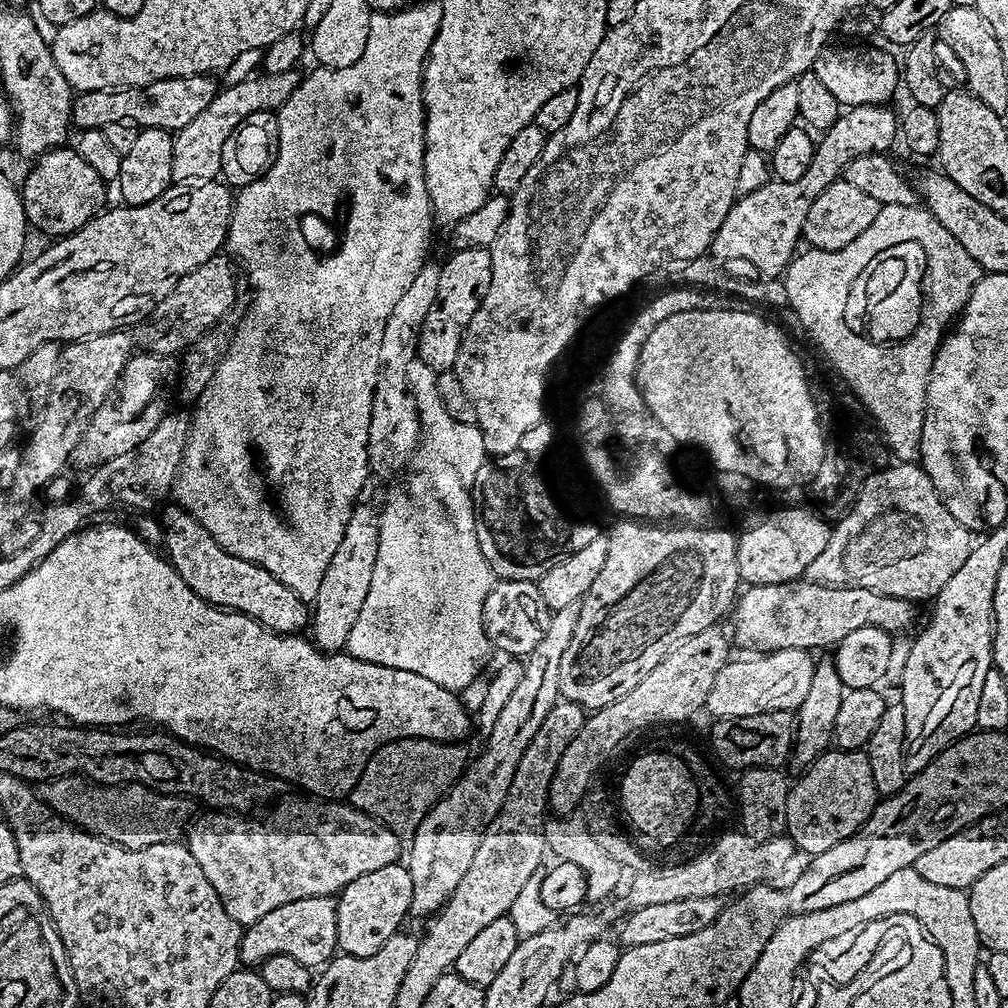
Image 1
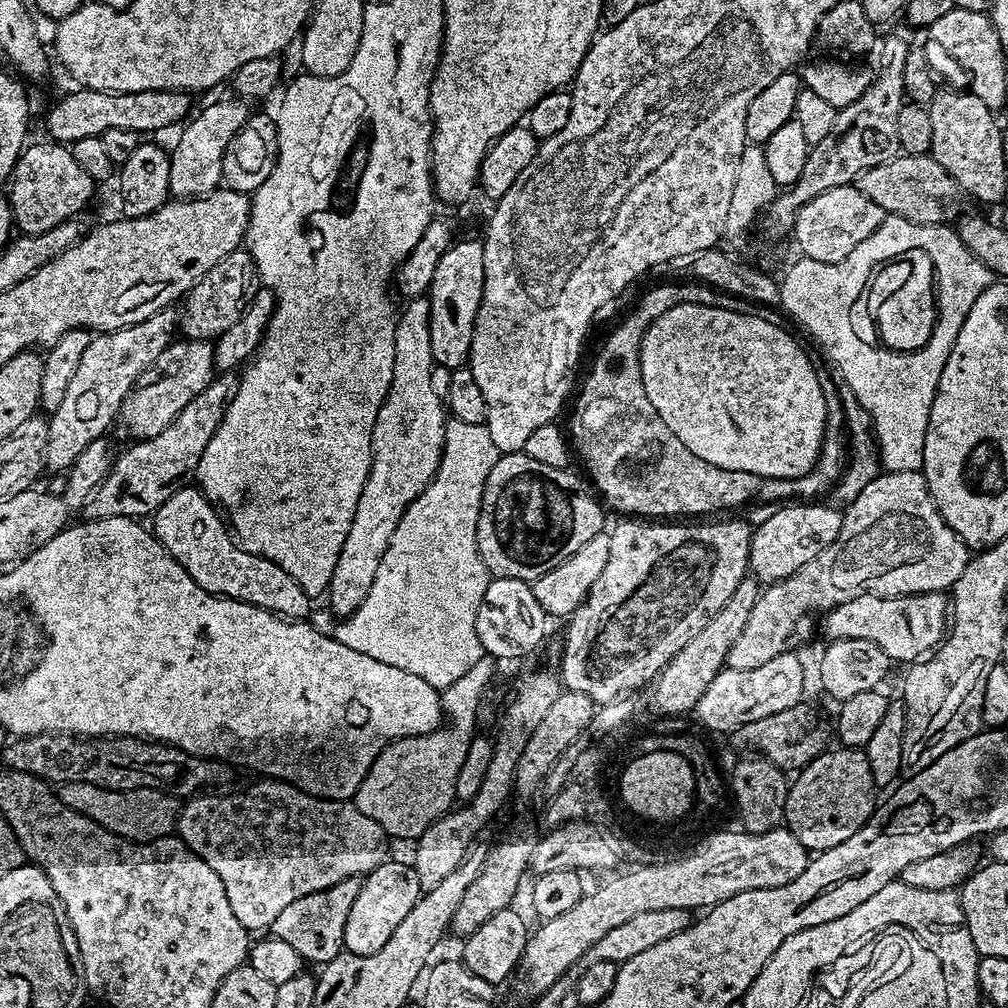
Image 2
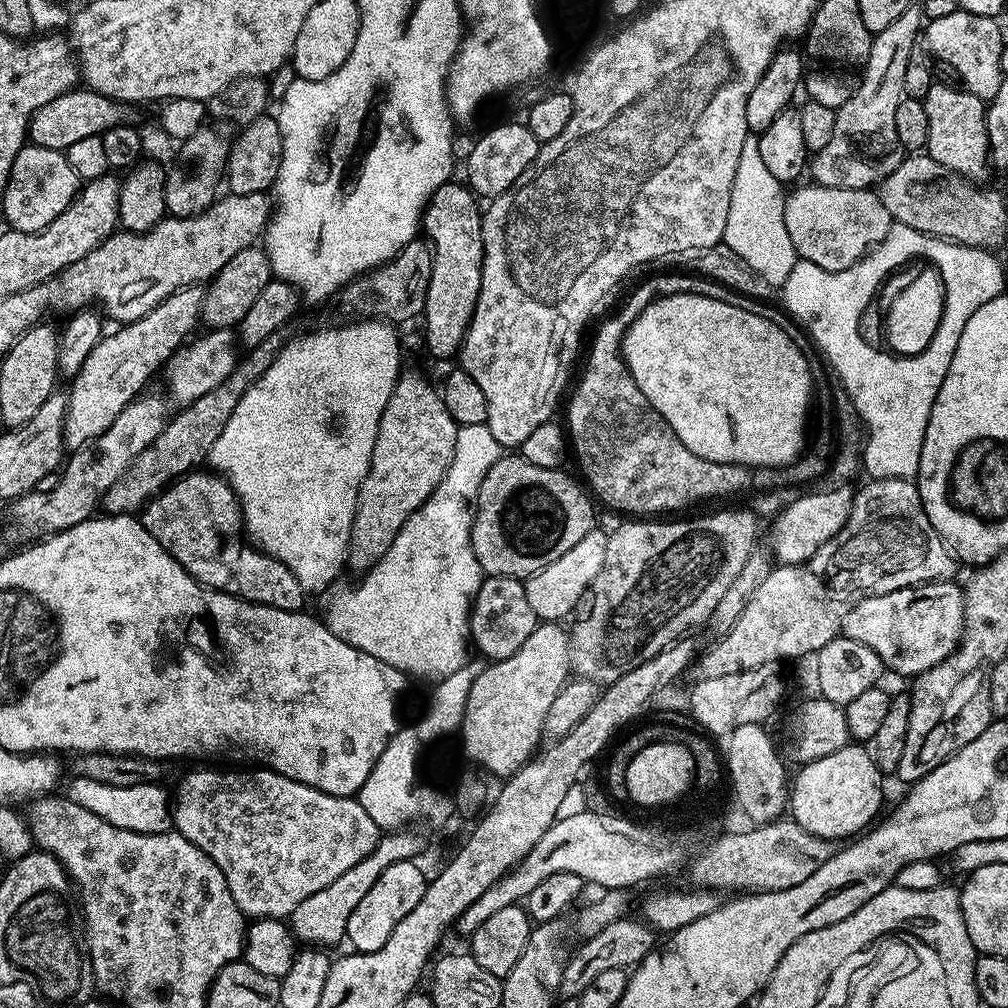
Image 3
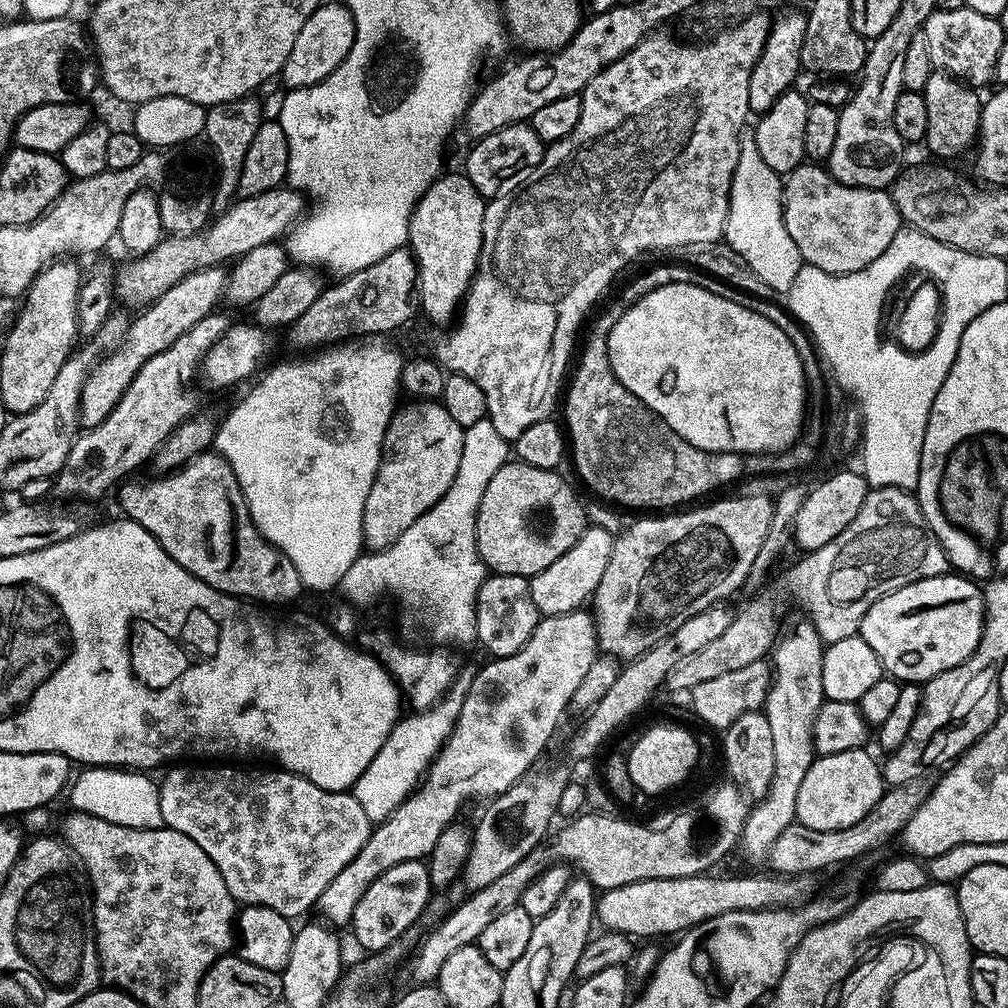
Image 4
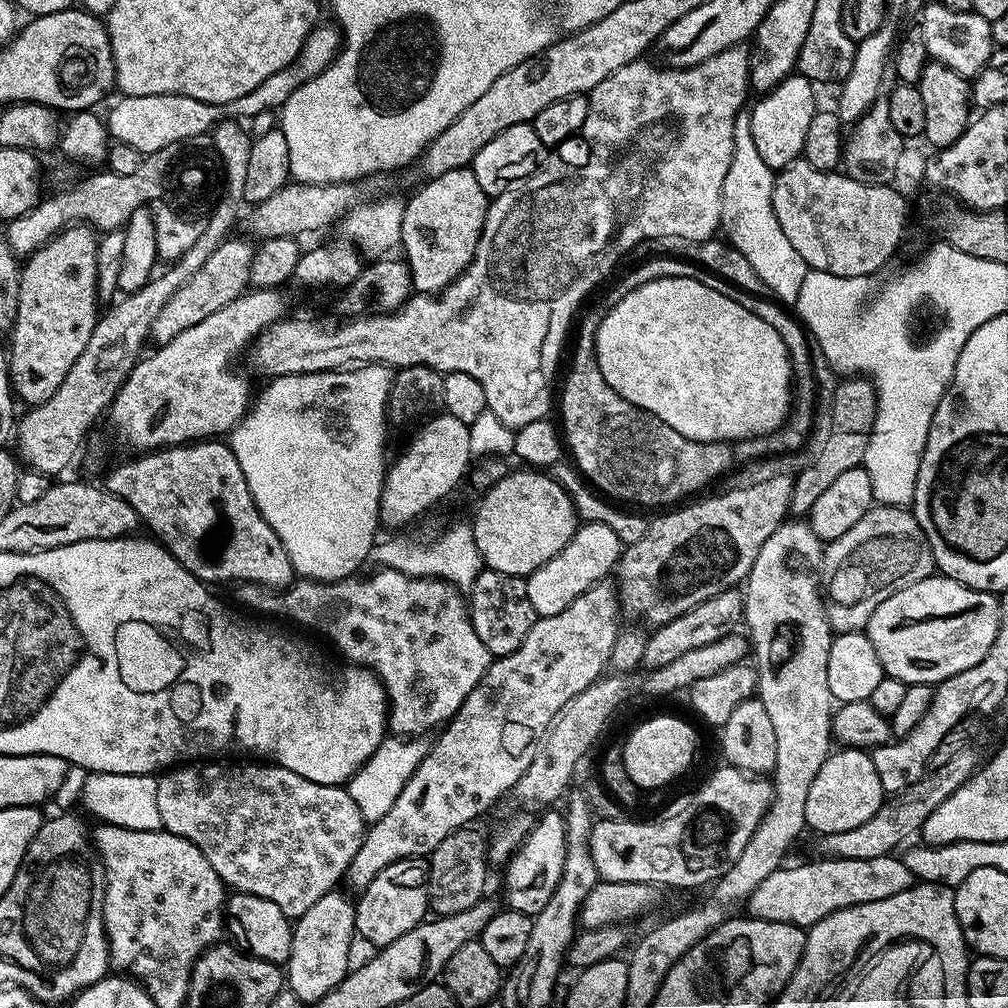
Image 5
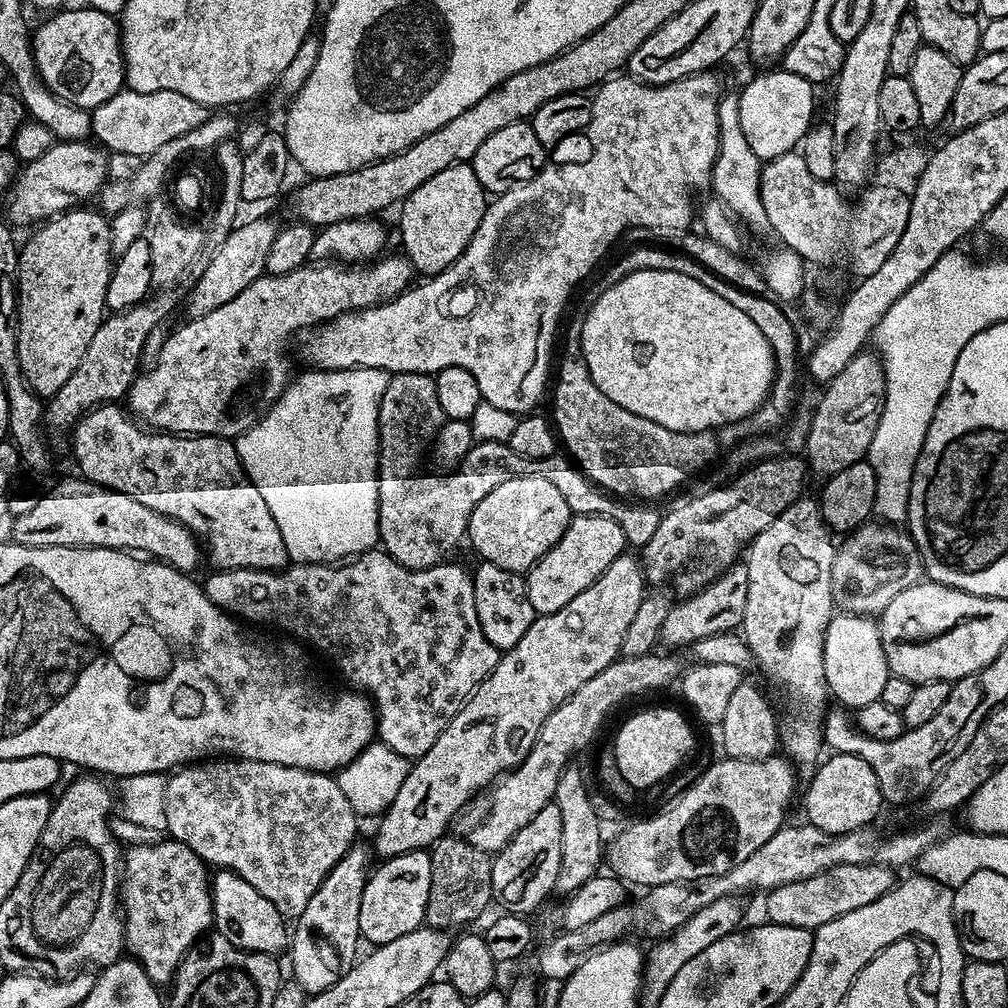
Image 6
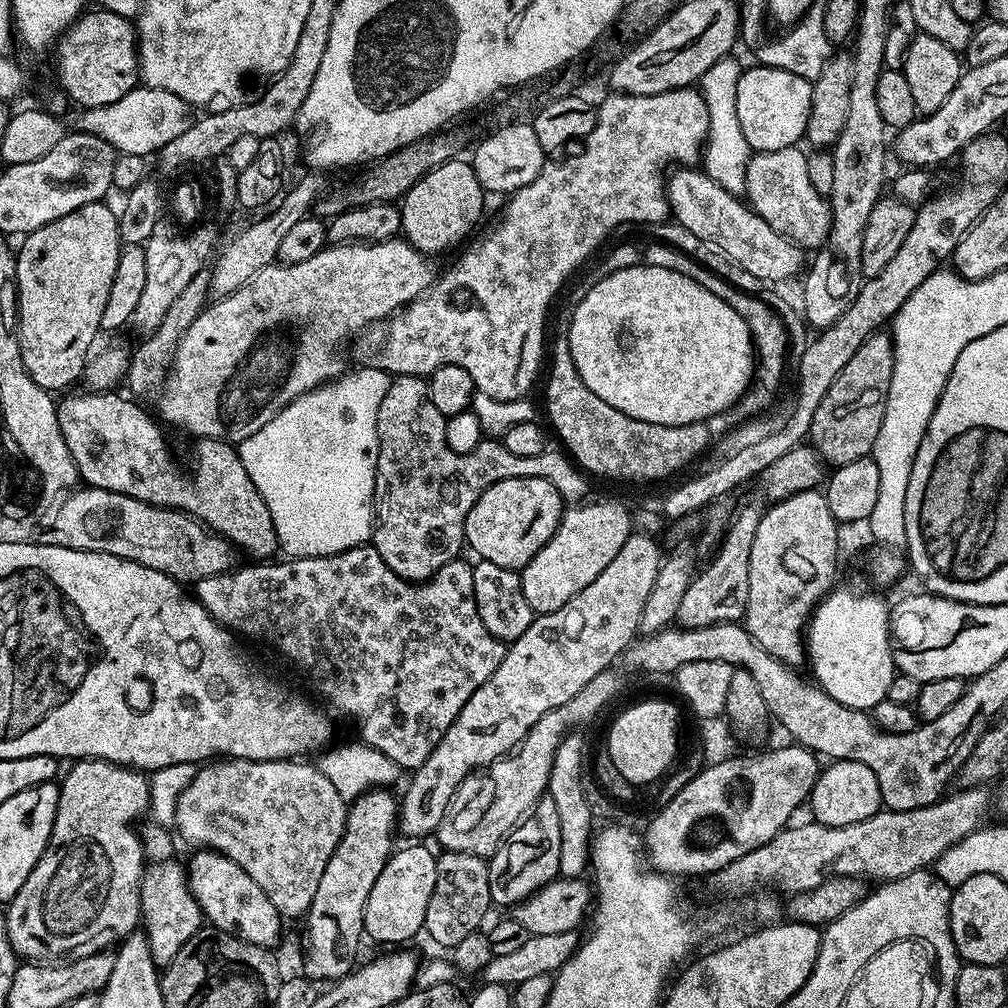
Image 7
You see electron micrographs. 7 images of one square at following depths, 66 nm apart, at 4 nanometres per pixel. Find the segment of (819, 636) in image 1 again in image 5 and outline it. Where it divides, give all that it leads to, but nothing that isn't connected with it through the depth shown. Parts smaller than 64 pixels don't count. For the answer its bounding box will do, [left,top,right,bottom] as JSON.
[866,574,1000,686]

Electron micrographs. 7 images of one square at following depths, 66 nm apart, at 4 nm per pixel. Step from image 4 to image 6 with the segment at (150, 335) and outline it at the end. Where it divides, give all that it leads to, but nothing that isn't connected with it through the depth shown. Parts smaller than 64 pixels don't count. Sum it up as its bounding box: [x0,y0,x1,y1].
[185,220,278,319]

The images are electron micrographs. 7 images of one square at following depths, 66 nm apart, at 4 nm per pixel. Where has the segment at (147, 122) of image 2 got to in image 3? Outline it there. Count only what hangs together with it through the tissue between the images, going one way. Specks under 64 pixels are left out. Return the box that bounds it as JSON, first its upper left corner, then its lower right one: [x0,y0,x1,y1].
[27,90,125,152]

